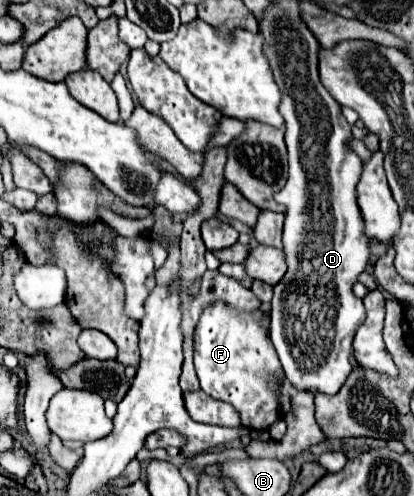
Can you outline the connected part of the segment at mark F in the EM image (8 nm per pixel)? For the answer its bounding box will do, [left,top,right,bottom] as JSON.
[195,302,281,430]

